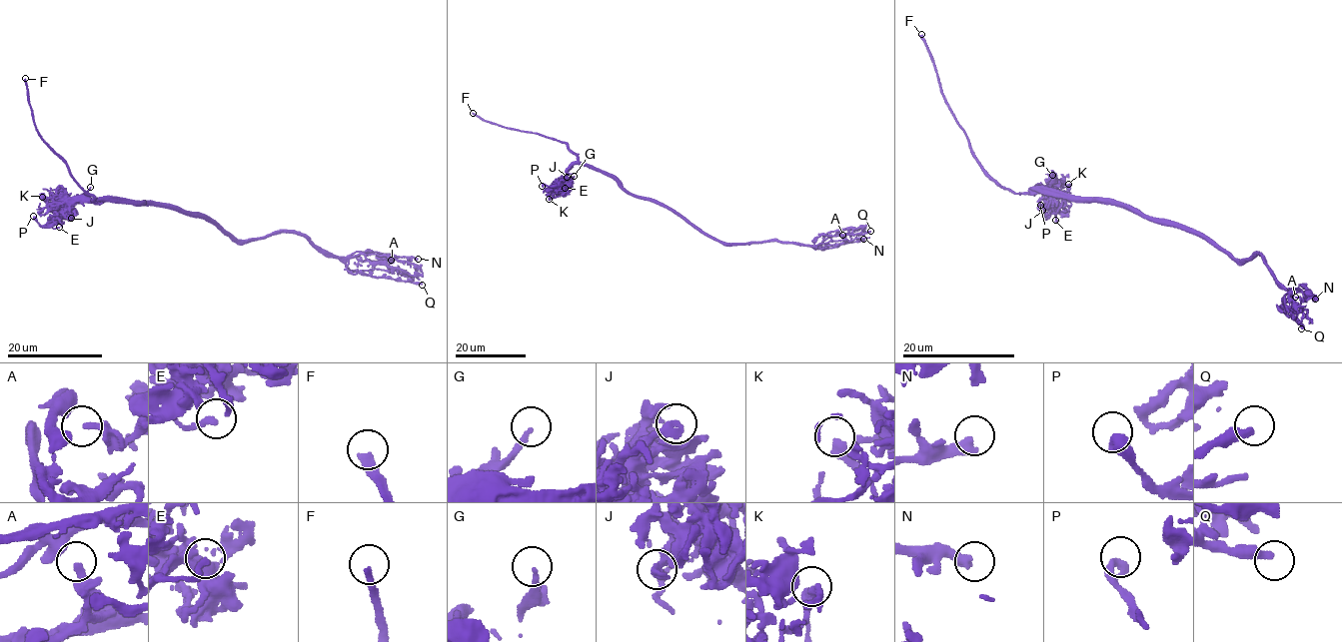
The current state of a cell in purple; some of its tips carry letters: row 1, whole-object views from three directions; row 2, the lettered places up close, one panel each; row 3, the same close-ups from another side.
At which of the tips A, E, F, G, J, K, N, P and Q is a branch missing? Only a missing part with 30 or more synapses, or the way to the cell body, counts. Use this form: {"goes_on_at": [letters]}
{"goes_on_at": ["F"]}

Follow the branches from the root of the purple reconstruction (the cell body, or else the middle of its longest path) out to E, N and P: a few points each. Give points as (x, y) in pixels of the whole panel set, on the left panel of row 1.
E: (181, 212), (169, 207), (111, 200), (77, 201), (51, 225), (53, 228), (59, 227)
N: (181, 212), (204, 214), (237, 241), (297, 232), (338, 257), (362, 251), (418, 259)
P: (181, 212), (169, 207), (111, 200), (77, 201), (46, 224), (40, 225), (33, 216)

